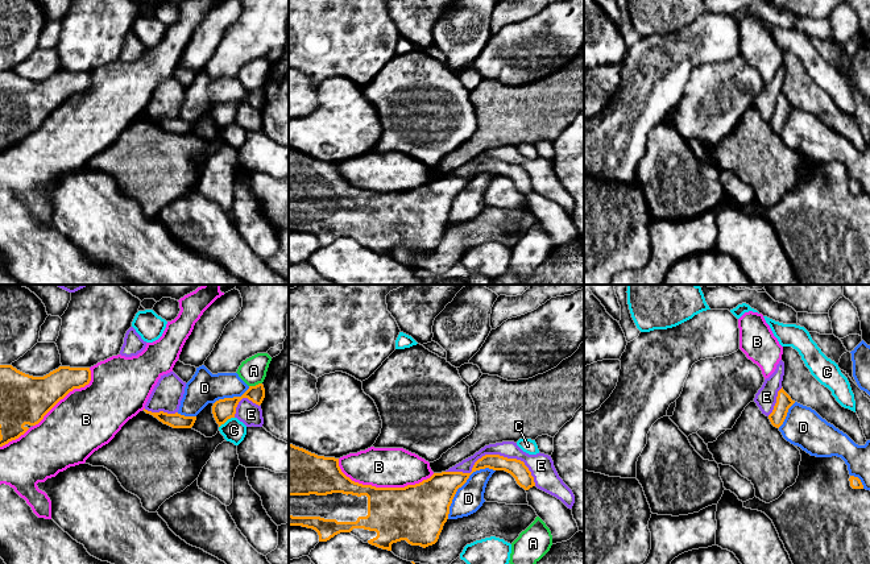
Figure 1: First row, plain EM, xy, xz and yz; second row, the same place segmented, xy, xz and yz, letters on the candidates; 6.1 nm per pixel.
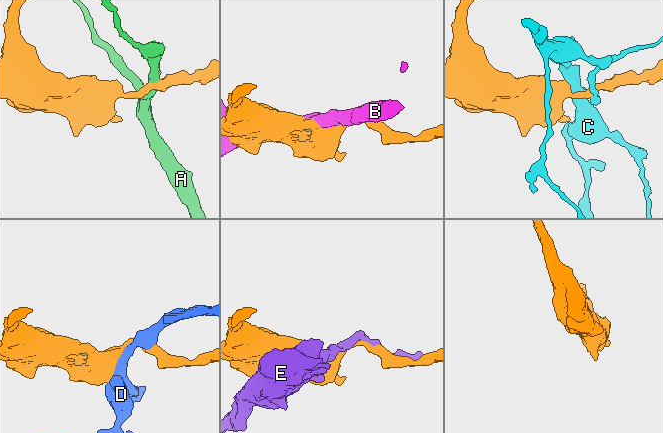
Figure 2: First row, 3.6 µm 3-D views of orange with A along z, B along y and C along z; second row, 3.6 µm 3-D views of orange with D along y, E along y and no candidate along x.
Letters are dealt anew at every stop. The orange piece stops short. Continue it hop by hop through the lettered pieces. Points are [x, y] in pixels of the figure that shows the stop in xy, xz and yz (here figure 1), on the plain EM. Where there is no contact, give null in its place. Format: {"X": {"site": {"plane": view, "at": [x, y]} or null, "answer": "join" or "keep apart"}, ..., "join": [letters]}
{"A": {"site": {"plane": "xy", "at": [256, 90]}, "answer": "keep apart"}, "B": {"site": {"plane": "xz", "at": [382, 193]}, "answer": "keep apart"}, "C": {"site": {"plane": "xy", "at": [226, 125]}, "answer": "keep apart"}, "D": {"site": {"plane": "xz", "at": [462, 190]}, "answer": "keep apart"}, "E": {"site": {"plane": "xz", "at": [494, 160]}, "answer": "keep apart"}, "join": []}

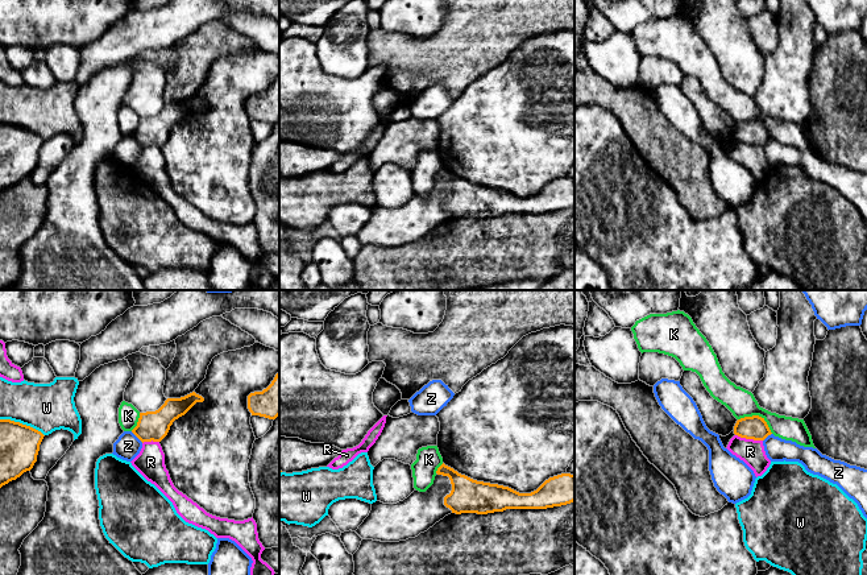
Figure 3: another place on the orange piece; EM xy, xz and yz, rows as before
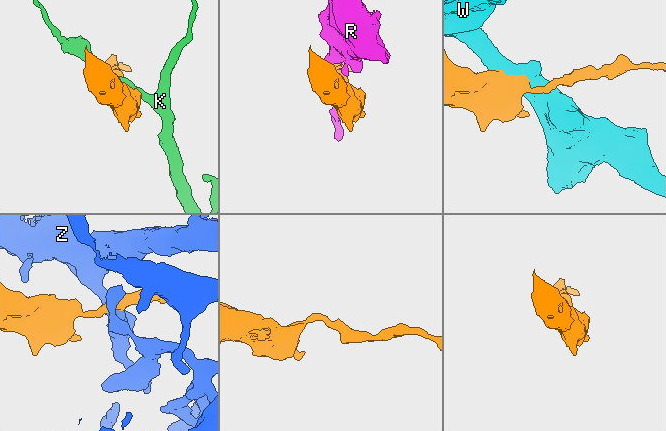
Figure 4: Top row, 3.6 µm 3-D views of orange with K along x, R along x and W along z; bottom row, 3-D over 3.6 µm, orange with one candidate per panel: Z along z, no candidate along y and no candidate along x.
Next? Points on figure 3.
{"K": {"site": {"plane": "yz", "at": [758, 120]}, "answer": "keep apart"}, "R": {"site": {"plane": "yz", "at": [749, 143]}, "answer": "keep apart"}, "W": {"site": {"plane": "xy", "at": [21, 128]}, "answer": "keep apart"}, "Z": {"site": {"plane": "xy", "at": [137, 141]}, "answer": "keep apart"}, "join": []}

